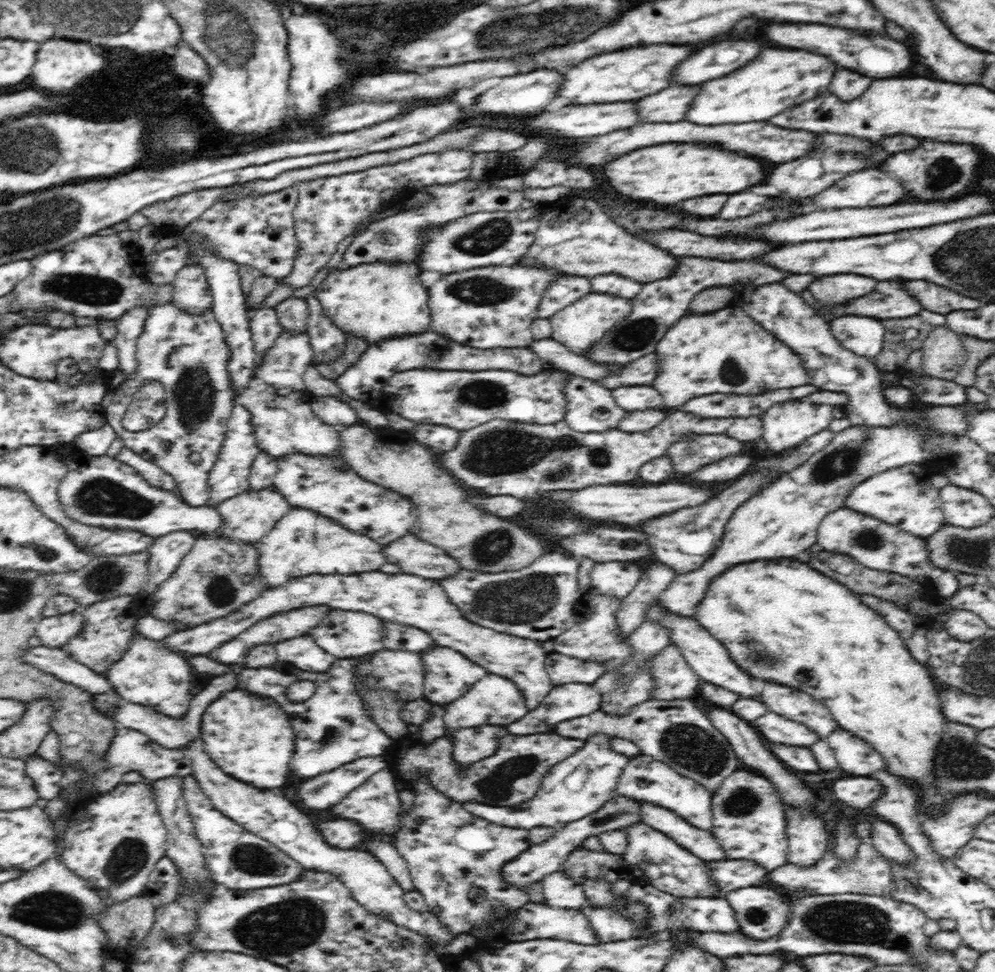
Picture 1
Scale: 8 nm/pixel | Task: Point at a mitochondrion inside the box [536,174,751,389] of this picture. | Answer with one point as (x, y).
(637, 335)

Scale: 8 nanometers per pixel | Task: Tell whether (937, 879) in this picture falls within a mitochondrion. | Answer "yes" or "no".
no

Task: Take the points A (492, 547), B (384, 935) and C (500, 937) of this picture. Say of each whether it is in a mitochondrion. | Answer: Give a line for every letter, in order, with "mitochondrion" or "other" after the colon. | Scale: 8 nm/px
A: mitochondrion
B: other
C: other

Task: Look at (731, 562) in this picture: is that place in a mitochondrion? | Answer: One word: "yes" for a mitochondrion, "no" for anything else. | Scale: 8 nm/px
no

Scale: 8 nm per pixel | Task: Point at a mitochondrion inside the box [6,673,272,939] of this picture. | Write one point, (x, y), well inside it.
(56, 911)

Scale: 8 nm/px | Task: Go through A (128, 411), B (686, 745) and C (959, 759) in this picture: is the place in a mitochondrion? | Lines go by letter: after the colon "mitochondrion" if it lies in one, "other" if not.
A: other
B: mitochondrion
C: mitochondrion

